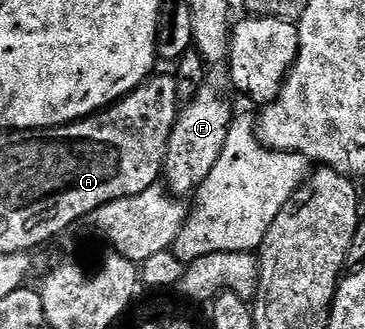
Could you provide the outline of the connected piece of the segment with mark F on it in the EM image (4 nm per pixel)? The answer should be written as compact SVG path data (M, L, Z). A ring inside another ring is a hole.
M211 87L201 89L196 98L177 112L162 174L163 180L168 180L167 188L173 194L191 194L206 179L206 175L214 171L214 163L218 163L218 155L222 155L222 147L226 143L233 116L234 110Z

